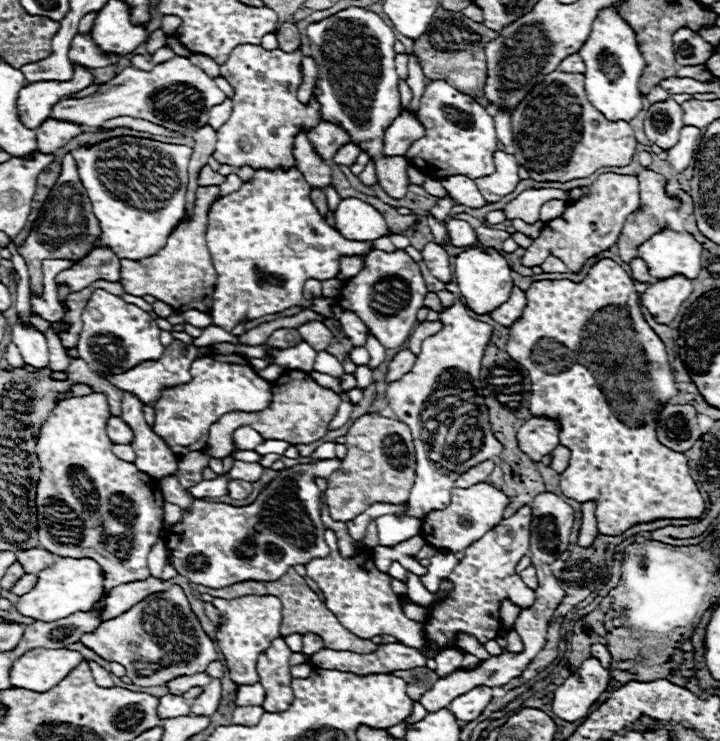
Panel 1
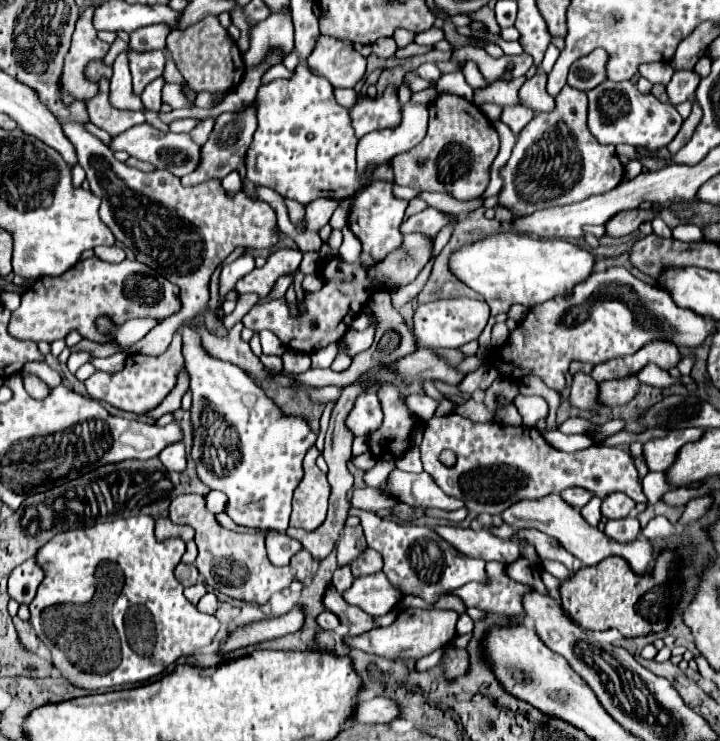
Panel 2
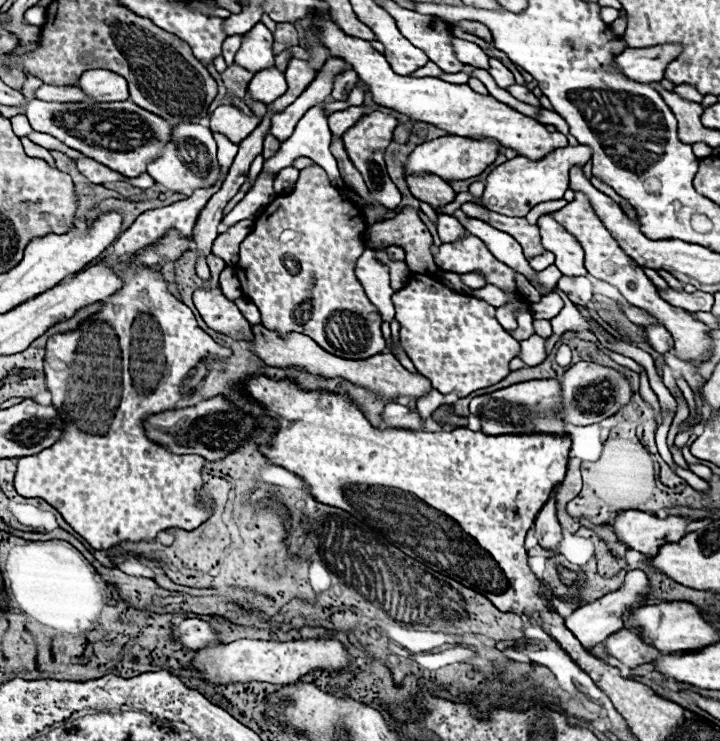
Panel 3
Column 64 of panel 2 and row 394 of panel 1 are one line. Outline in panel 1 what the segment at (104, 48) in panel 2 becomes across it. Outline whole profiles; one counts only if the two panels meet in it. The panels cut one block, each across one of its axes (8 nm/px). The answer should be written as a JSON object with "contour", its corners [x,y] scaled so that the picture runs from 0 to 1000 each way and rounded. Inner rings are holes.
{"contour":[[[103,518],[94,529],[83,532],[81,537],[83,540],[92,540],[92,537],[103,537],[103,534],[122,534],[122,532],[128,532],[128,524],[122,518]]]}

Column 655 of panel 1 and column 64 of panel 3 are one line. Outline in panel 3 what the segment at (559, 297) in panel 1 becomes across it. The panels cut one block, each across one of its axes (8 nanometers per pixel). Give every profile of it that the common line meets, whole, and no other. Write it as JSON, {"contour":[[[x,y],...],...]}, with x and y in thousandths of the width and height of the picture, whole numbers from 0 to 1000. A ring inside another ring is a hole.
{"contour":[[[303,254],[278,256],[258,270],[194,289],[189,300],[164,318],[147,348],[150,362],[167,367],[167,375],[172,378],[169,389],[150,399],[150,405],[142,405],[139,418],[122,426],[106,445],[72,451],[67,456],[61,480],[64,521],[72,532],[72,545],[78,545],[78,553],[89,567],[89,583],[69,605],[25,618],[19,656],[28,669],[58,672],[75,683],[131,742],[153,742],[169,731],[214,729],[219,718],[233,713],[269,715],[294,696],[297,680],[283,680],[278,675],[278,661],[283,656],[281,632],[286,621],[272,613],[242,613],[206,594],[197,572],[211,559],[247,553],[244,543],[267,532],[267,526],[256,524],[267,499],[278,489],[314,486],[322,480],[322,472],[300,464],[275,440],[267,418],[233,394],[233,381],[222,362],[189,359],[183,351],[189,348],[189,340],[197,340],[206,329],[217,329],[233,310],[247,310],[250,318],[264,318],[278,283],[300,256]],[[197,424],[211,426],[214,437],[197,435]]]}

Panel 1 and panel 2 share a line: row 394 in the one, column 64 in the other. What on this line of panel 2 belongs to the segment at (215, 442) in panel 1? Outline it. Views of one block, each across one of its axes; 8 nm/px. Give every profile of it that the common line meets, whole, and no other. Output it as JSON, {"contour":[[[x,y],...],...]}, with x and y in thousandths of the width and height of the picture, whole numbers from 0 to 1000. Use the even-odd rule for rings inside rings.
{"contour":[[[119,348],[100,364],[78,375],[53,375],[33,397],[31,410],[17,421],[11,448],[25,459],[44,462],[75,462],[92,456],[100,445],[111,448],[114,456],[150,464],[139,459],[133,429],[150,426],[161,440],[169,440],[181,429],[233,429],[250,418],[247,386],[233,381],[217,364],[189,354],[172,351],[164,356],[144,354],[139,348]]]}

